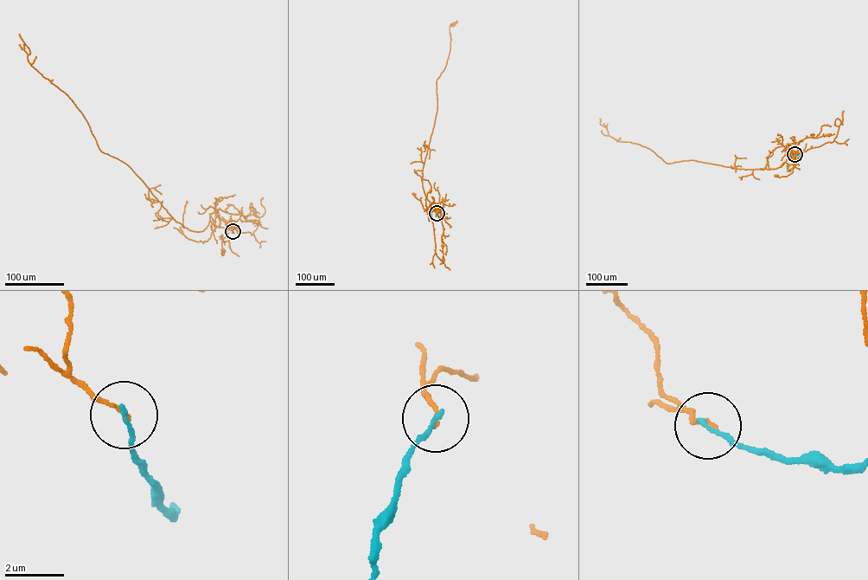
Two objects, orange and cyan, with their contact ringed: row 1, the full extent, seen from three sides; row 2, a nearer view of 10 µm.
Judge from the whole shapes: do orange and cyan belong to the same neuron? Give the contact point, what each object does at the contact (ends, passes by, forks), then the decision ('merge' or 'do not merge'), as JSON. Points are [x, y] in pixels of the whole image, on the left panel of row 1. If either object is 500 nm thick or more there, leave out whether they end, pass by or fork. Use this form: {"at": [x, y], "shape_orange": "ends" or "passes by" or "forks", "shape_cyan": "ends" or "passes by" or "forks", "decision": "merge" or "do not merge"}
{"at": [232, 231], "shape_orange": "ends", "shape_cyan": "ends", "decision": "do not merge"}

